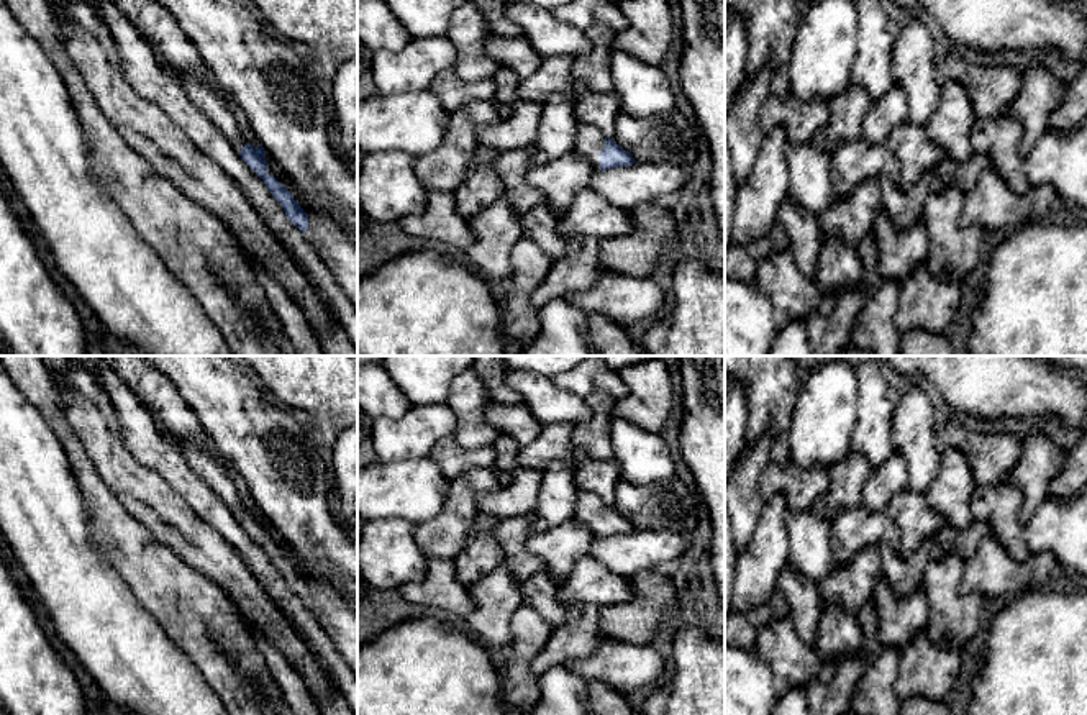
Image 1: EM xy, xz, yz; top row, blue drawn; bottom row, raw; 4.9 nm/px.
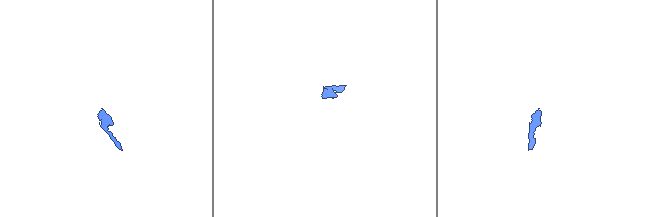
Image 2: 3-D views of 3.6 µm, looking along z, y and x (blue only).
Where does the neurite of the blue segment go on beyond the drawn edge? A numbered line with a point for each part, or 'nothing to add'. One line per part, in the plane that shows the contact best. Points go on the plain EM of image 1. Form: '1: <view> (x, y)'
1: xy (332, 605)
2: xz (591, 509)

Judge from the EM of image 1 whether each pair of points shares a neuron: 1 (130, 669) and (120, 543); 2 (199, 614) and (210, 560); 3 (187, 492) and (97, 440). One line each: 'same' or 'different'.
1: different
2: different
3: different

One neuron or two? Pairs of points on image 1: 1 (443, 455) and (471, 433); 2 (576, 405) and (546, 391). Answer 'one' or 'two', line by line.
1: two
2: one

